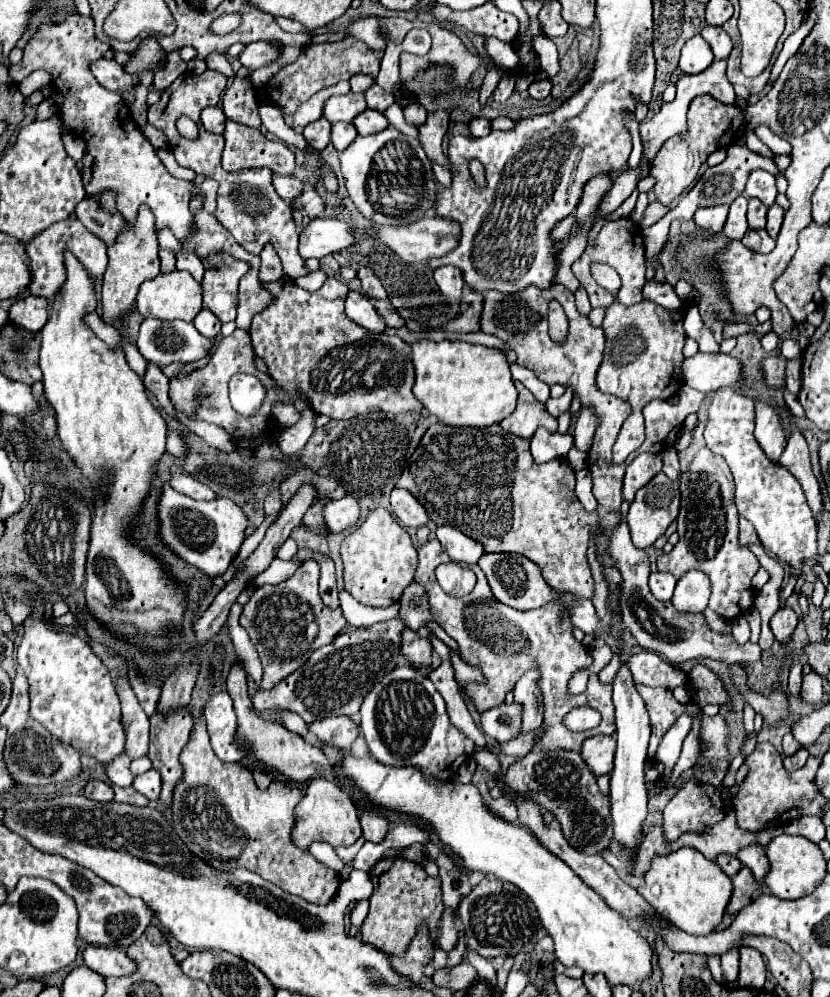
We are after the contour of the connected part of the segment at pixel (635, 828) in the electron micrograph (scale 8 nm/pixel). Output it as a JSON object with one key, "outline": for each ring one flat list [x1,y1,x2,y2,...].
{"outline":[[626,665,620,667,620,671,614,677,614,707,616,707,616,735,618,735,618,747,616,747,616,761,614,771,610,779,610,803,612,803,612,827,614,827,614,841,622,847,626,853,626,871,632,873,636,849,638,849,638,837,642,835,642,827,646,821,646,803,648,803,648,791,646,791,646,749,650,739,650,719,644,707,644,701,640,699,632,675]]}

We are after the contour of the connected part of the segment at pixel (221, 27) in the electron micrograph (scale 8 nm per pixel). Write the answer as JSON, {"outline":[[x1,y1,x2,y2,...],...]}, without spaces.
{"outline":[[236,13,225,14,212,22,210,30,214,35,228,35,228,33,236,31,238,23,240,23,240,15,236,15]]}

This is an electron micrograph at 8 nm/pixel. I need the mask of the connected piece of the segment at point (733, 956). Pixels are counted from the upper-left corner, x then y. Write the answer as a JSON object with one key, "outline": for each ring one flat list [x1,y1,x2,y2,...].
{"outline":[[736,949,722,955,722,973,724,973,726,981,738,979,738,951]]}

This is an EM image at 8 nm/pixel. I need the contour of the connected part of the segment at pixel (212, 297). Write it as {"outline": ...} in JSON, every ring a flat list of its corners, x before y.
{"outline":[[210,255,208,263,216,265,218,271,206,271,204,273,202,301,222,323,234,321,236,318,236,303,238,303,238,281,250,271,250,265,246,261,236,261,228,255]]}

